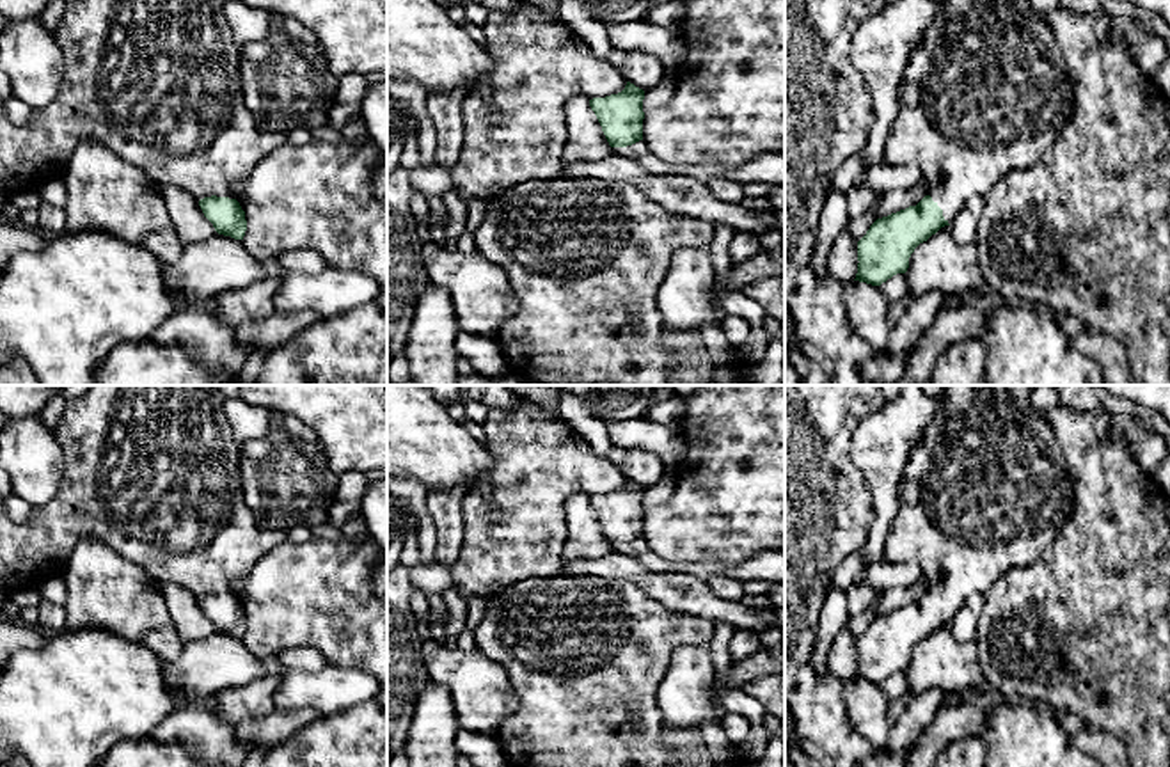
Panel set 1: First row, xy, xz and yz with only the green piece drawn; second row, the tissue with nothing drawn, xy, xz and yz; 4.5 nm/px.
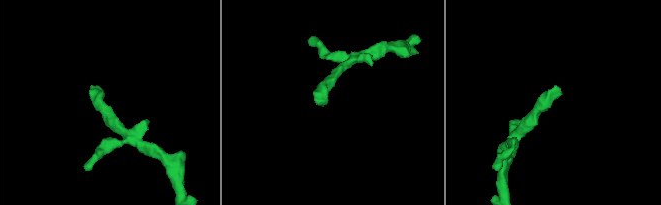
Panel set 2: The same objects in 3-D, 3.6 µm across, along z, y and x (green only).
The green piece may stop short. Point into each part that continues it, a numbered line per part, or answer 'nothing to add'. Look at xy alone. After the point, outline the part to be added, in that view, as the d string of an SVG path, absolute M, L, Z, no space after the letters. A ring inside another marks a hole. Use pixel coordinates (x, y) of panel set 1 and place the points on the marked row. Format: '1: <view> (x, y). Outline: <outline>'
1: xy (157, 82). Outline: M76 0L67 4L55 28L55 39L64 53L64 75L55 99L44 108L32 110L28 121L21 126L14 124L4 105L0 105L0 215L4 204L14 192L37 190L44 179L59 176L76 146L87 140L112 149L123 160L142 169L154 183L190 190L197 201L211 195L234 199L236 185L247 179L268 153L286 144L286 137L284 133L265 130L243 101L240 85L241 48L233 37L222 9L224 2L225 0Z

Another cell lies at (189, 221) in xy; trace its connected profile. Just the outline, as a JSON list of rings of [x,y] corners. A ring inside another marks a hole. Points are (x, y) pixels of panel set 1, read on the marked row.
[[[154,183],[154,186],[162,195],[181,247],[208,241],[217,233],[190,190],[160,183]]]

